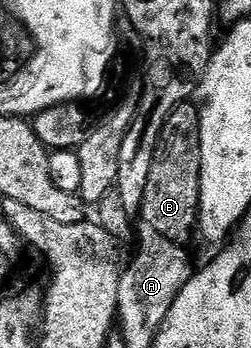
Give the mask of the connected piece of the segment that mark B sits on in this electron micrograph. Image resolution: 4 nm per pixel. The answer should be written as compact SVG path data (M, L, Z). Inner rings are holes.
M195 104L176 105L162 127L154 164L150 166L150 180L146 195L142 195L139 216L150 223L158 234L179 243L188 243L198 229L200 219L200 110Z

